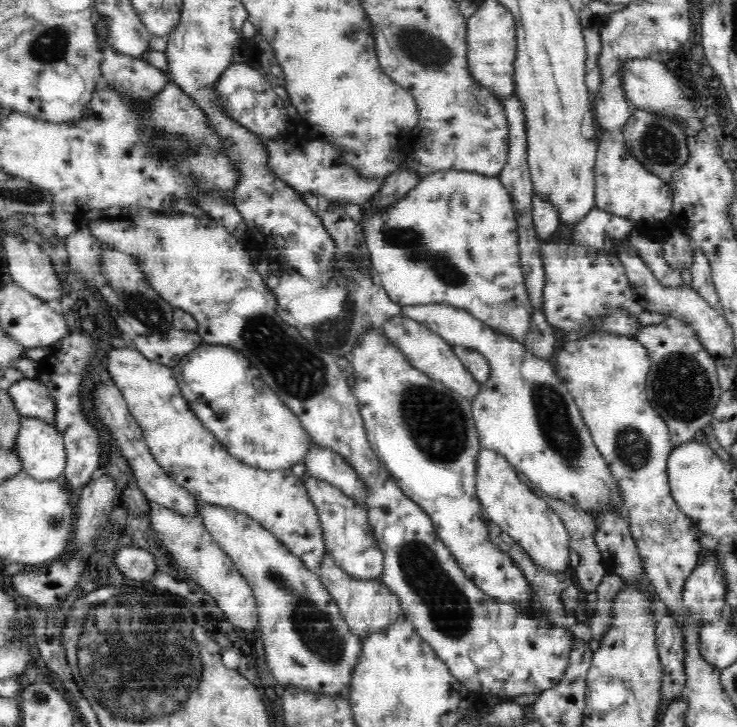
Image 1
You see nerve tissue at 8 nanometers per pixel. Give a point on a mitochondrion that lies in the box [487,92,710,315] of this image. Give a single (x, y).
(658, 145)

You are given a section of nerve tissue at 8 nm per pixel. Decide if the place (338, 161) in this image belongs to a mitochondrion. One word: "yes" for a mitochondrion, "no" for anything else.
no

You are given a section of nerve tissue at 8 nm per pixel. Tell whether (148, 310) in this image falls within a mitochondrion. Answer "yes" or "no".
yes

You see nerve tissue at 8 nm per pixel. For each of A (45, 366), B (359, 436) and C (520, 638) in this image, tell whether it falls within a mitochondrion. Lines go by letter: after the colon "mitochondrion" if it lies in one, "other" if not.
A: other
B: other
C: other

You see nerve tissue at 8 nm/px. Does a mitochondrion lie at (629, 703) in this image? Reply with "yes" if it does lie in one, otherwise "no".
no

